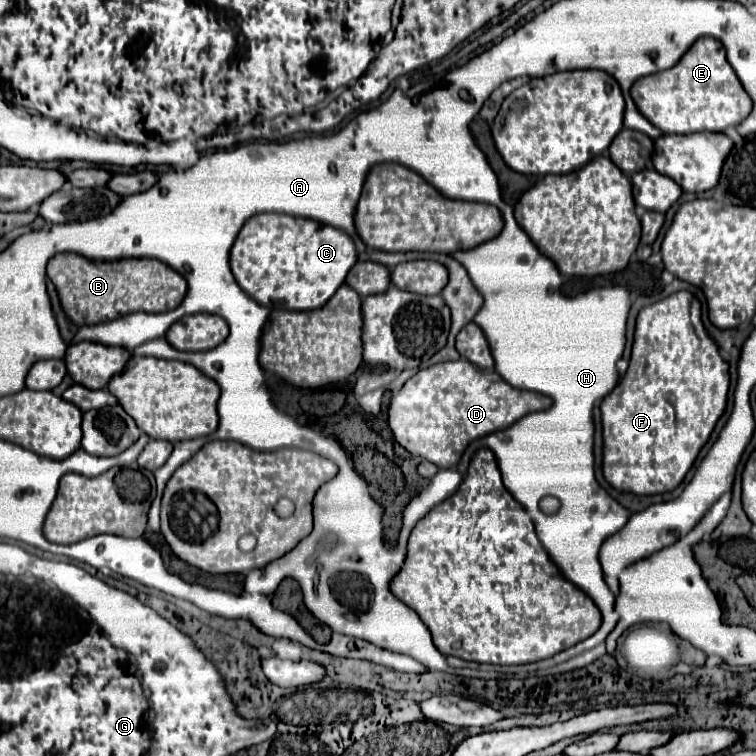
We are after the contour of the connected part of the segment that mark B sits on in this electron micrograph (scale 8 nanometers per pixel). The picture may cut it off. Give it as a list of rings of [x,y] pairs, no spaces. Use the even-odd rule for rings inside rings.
[[[61,253],[49,259],[47,277],[53,281],[61,307],[77,327],[113,321],[127,313],[163,313],[177,309],[187,293],[185,279],[169,265],[157,259],[121,259],[89,261],[81,255]]]

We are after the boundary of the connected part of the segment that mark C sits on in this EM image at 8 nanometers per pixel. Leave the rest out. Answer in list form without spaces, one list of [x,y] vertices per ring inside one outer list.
[[[259,213],[245,221],[233,247],[231,271],[239,287],[269,309],[317,309],[345,283],[349,267],[357,261],[351,237],[331,225],[285,213]]]

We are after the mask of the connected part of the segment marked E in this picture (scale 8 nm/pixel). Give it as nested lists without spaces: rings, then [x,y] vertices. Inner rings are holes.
[[[713,37],[697,39],[675,67],[641,77],[631,87],[631,97],[641,115],[664,134],[721,133],[731,125],[739,125],[753,107],[751,97],[725,59],[723,45]]]

